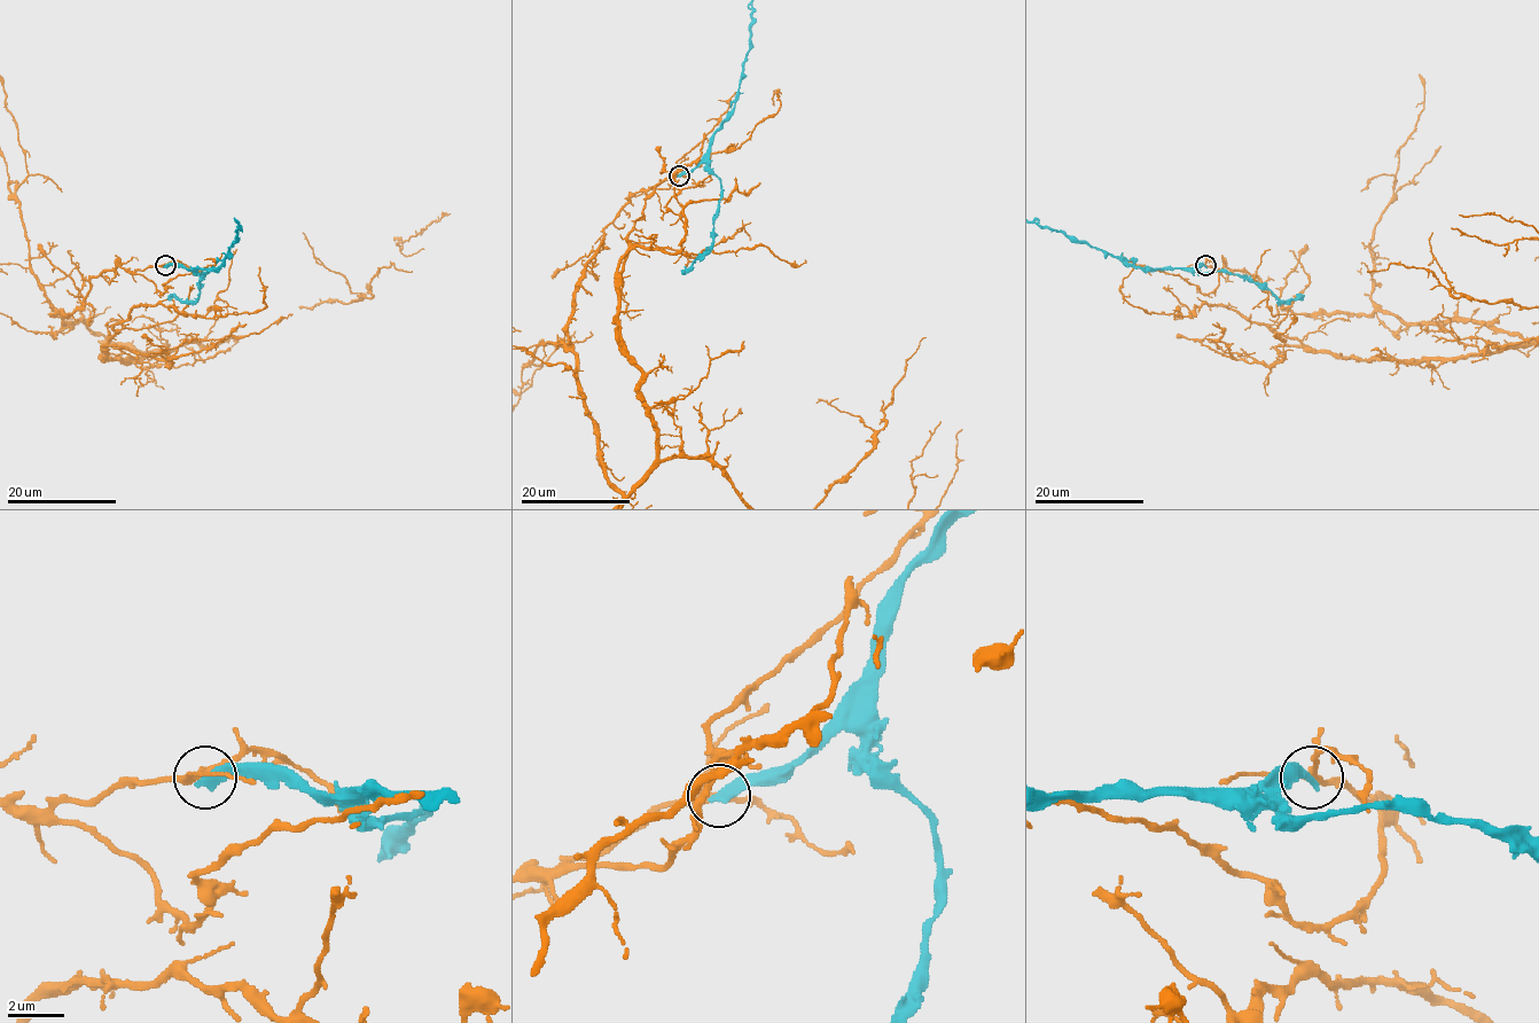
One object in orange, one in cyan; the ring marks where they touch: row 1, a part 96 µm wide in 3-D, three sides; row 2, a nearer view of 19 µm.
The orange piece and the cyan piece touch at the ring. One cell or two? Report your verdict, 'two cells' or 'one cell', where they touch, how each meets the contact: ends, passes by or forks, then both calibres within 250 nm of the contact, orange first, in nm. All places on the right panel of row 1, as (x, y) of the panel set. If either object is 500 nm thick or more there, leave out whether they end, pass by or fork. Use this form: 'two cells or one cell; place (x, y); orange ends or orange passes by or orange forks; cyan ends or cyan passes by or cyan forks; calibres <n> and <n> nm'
two cells; place (1205, 265); orange forks; cyan ends; calibres 200 and 340 nm

